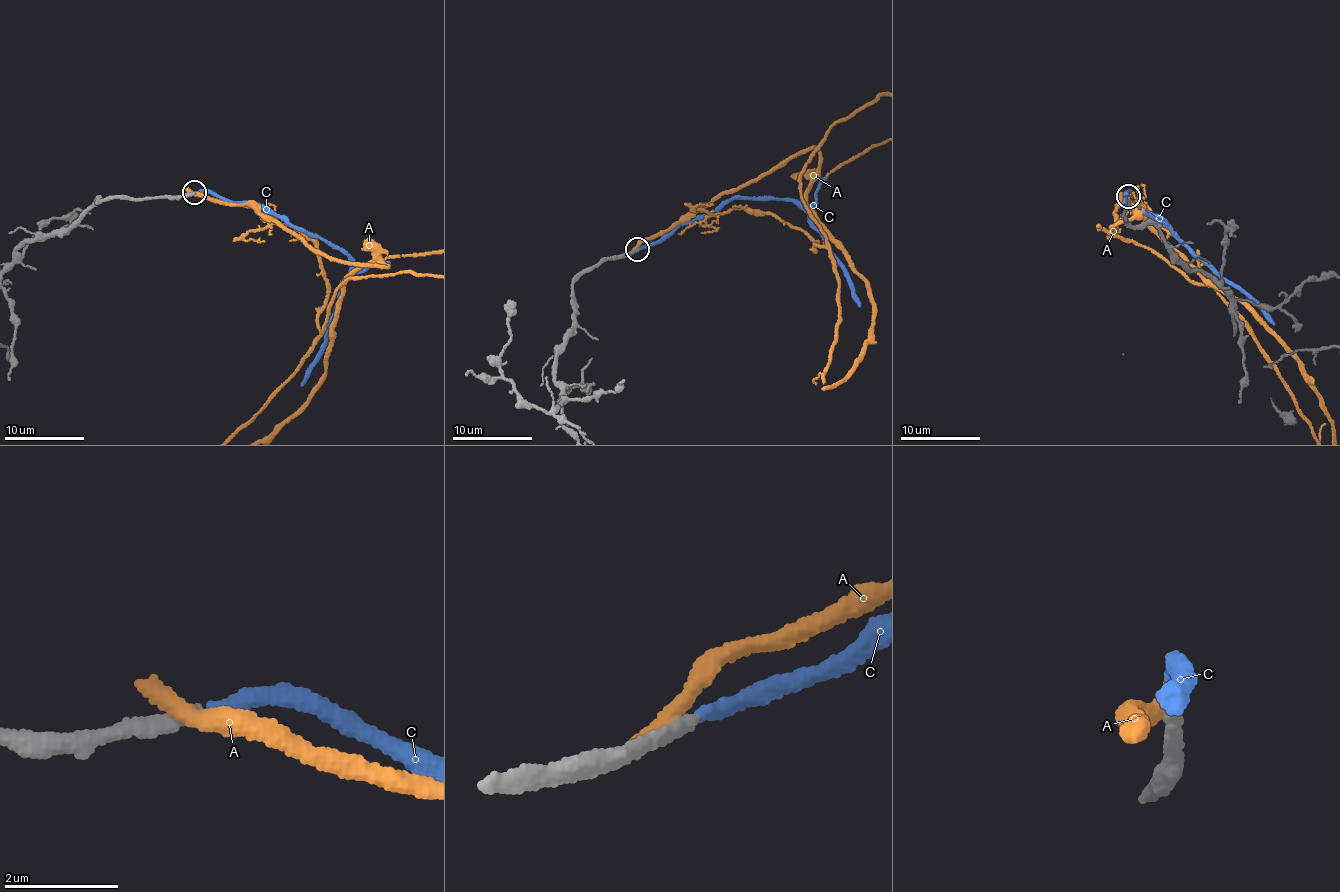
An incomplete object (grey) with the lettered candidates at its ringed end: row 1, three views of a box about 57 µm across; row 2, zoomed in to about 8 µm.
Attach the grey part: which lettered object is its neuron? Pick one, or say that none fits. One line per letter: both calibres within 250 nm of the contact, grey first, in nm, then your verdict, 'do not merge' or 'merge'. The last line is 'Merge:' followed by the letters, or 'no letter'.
A: 320 nm thick on the grey side, 400 nm on the other; do not merge
C: 280 nm thick on the grey side, 240 nm on the other; merge
Merge: C

